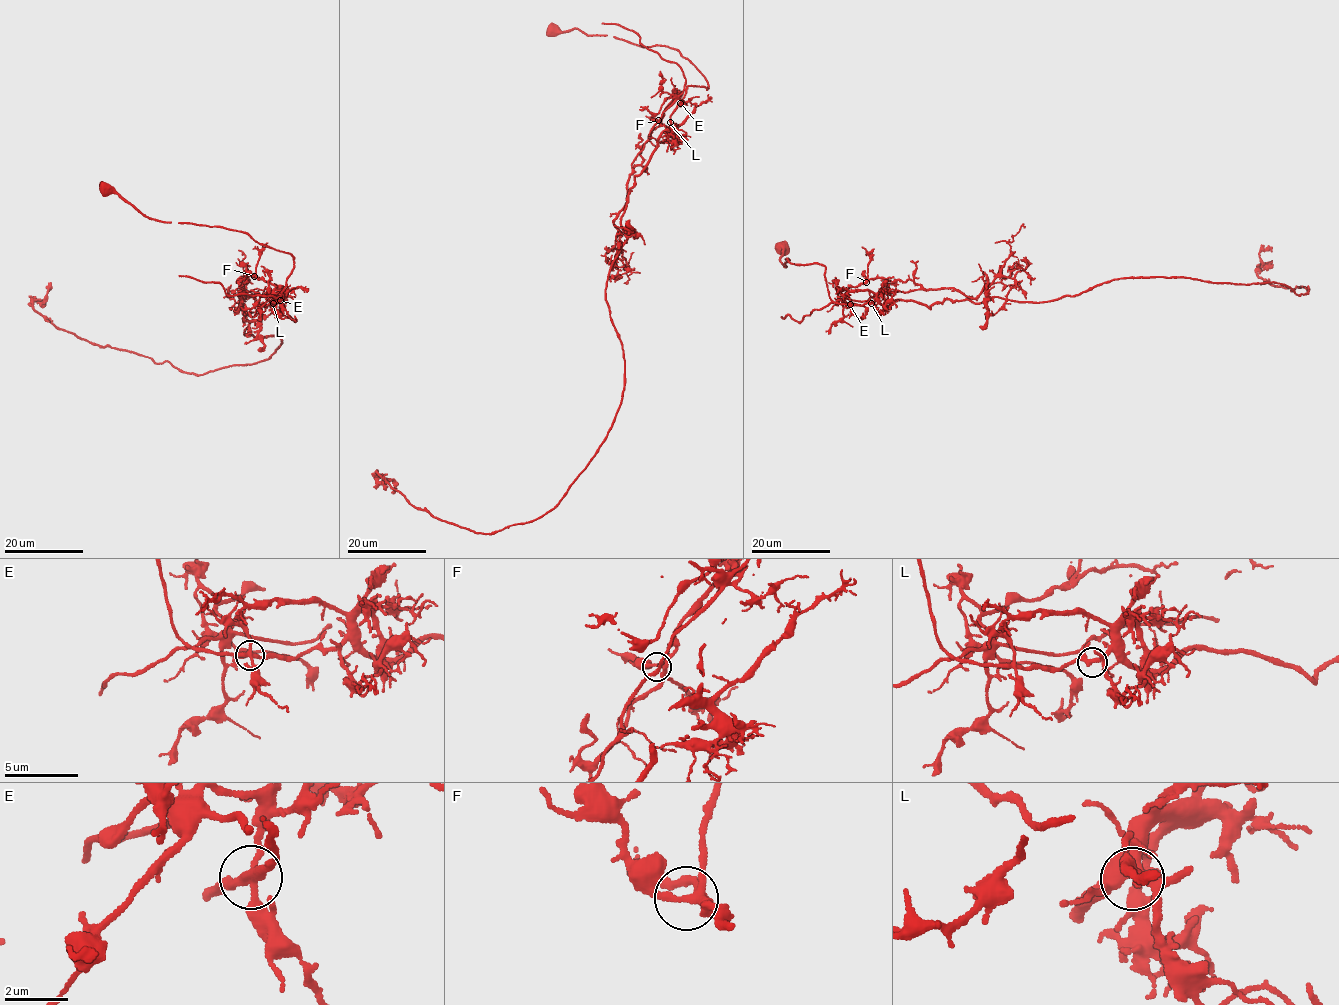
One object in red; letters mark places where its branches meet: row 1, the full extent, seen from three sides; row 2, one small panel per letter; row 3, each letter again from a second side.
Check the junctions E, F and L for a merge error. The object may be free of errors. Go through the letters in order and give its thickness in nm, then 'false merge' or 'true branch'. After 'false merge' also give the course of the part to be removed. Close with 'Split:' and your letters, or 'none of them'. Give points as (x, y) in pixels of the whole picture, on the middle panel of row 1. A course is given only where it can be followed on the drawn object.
E: 280 nm | false merge | (680, 103), (677, 99), (661, 116), (632, 164), (627, 202), (613, 224), (629, 278), (623, 283)
F: 280 nm | true branch
L: 280 nm | true branch
Split: E

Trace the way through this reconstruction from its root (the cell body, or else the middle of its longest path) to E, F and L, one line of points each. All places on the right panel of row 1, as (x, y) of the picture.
E: (783, 248), (779, 260), (784, 267), (787, 258), (795, 264), (822, 264), (829, 297), (850, 304)
F: (783, 248), (784, 267), (787, 258), (825, 267), (834, 302), (866, 282)
L: (783, 248), (779, 260), (784, 267), (787, 258), (795, 264), (825, 267), (834, 302), (871, 303)

